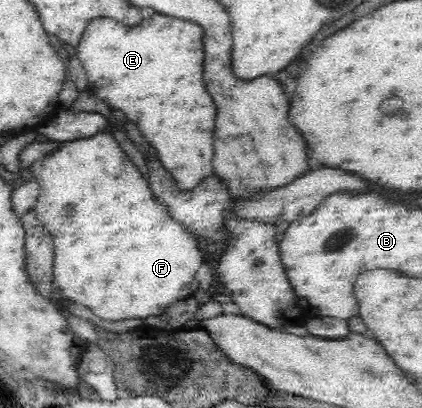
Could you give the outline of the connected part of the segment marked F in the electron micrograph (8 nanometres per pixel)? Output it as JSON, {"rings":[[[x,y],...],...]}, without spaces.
{"rings":[[[100,133],[90,135],[88,138],[74,139],[73,141],[60,142],[59,147],[51,152],[42,160],[37,160],[29,167],[33,173],[33,179],[37,180],[40,186],[40,193],[34,208],[37,220],[45,227],[55,243],[55,281],[61,289],[61,293],[67,299],[73,299],[81,305],[86,305],[93,310],[95,315],[103,319],[111,321],[121,321],[121,319],[129,319],[129,317],[149,317],[149,315],[161,315],[173,302],[179,302],[179,299],[185,299],[189,296],[193,297],[193,291],[198,289],[199,283],[195,279],[195,273],[203,263],[204,251],[197,244],[197,239],[178,223],[175,219],[169,217],[167,209],[161,207],[161,203],[157,203],[157,199],[153,197],[147,179],[141,175],[141,171],[137,169],[137,165],[133,165],[133,161],[125,155],[125,151],[119,147],[119,143],[113,139],[113,135]]]}

